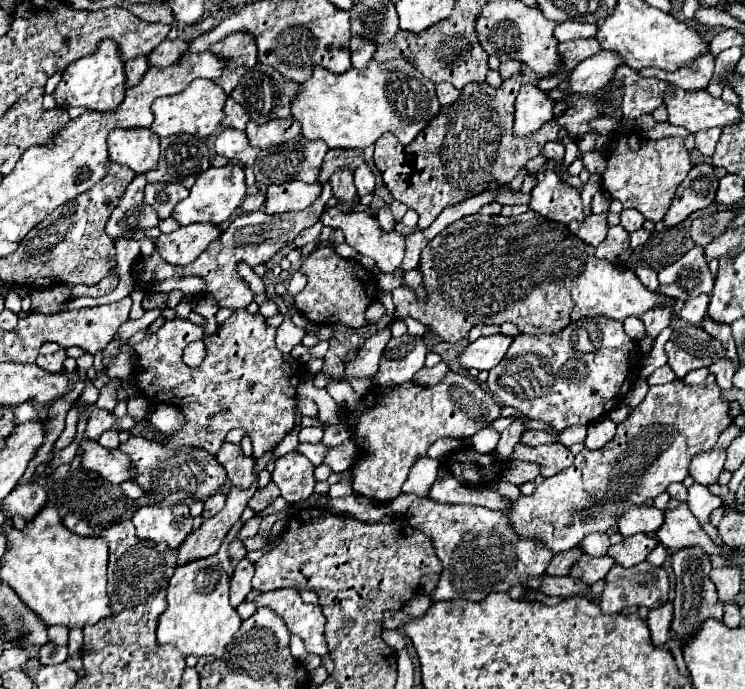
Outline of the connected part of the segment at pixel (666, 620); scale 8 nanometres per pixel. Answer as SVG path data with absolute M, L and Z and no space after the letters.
M665 603L663 607L655 609L649 613L647 617L647 625L651 631L651 643L655 647L661 647L667 643L667 631L669 631L669 623L671 623L671 603Z

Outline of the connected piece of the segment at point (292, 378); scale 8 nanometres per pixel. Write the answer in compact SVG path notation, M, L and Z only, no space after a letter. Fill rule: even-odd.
M235 309L233 315L223 325L219 325L217 333L211 337L205 337L203 327L191 321L183 321L183 319L165 321L165 325L155 335L149 335L135 345L135 353L141 359L141 365L135 369L135 385L139 385L139 391L151 403L155 397L157 403L177 405L187 417L185 427L179 433L169 435L169 439L165 441L167 447L199 447L215 455L217 449L223 445L225 435L231 429L243 429L253 441L253 457L259 459L267 451L275 449L275 445L281 443L283 437L295 425L295 417L293 417L293 409L297 405L295 393L307 369L303 363L299 363L291 355L283 355L275 347L275 329L265 323L265 317L261 313L249 315L245 309ZM199 339L205 339L205 347L207 347L205 359L199 367L187 367L183 363L183 349L187 347L187 343Z

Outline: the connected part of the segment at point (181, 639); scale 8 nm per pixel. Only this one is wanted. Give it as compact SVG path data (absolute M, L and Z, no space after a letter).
M211 559L205 573L209 573L209 589L207 589L207 583L205 583L205 589L199 585L199 581L195 583L195 573L193 571L187 571L187 573L179 573L183 569L191 569L191 565L195 563L189 563L187 567L177 567L173 577L169 579L169 587L167 587L167 611L159 617L159 625L157 625L157 643L159 645L173 645L177 647L185 657L187 655L195 655L195 657L215 657L215 659L221 659L225 655L225 647L229 645L229 641L233 639L233 635L239 631L241 627L241 617L237 615L237 611L231 607L229 603L229 577L225 573L225 569L219 565L217 559Z

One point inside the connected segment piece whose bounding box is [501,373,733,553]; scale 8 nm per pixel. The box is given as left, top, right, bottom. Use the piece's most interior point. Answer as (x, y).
(652, 448)

